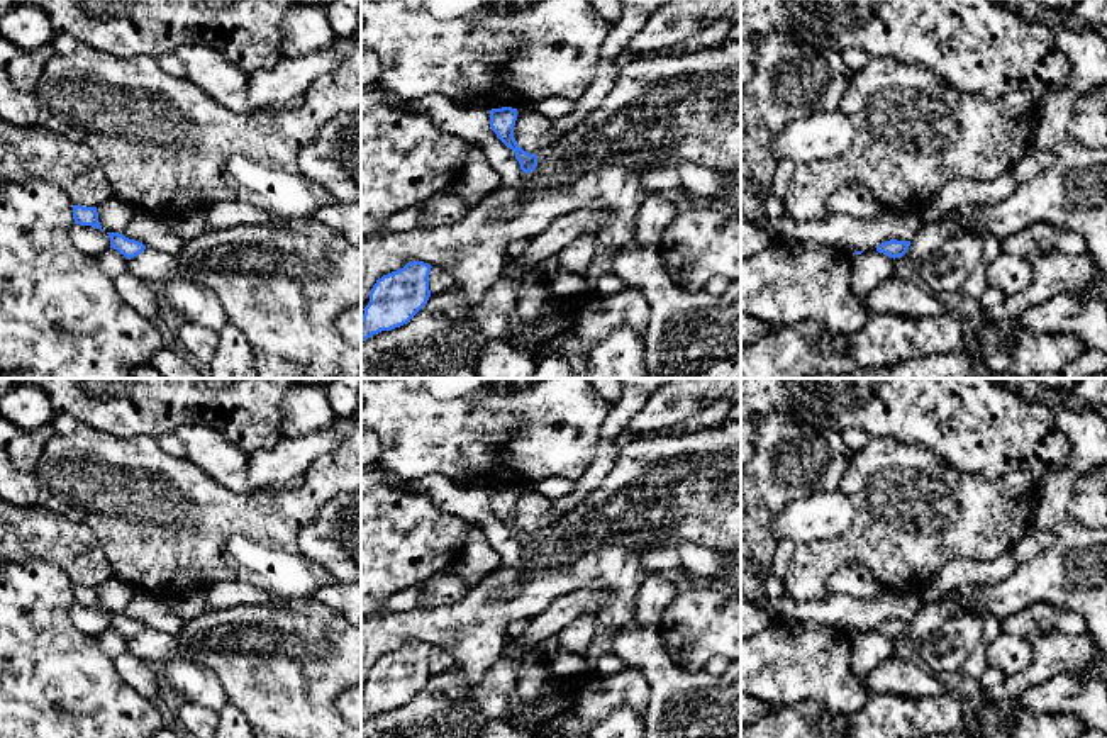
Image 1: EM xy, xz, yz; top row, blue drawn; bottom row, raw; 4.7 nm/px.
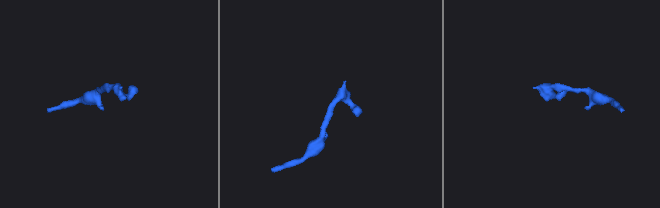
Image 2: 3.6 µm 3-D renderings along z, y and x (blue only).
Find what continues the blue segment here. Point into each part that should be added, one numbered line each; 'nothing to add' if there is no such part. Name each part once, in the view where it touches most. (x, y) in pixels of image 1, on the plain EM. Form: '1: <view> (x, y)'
nothing to add

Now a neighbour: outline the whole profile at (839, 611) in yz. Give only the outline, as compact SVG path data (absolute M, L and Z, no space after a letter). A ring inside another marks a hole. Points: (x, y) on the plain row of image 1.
M883 592L871 601L829 594L826 599L812 602L798 602L785 594L775 599L771 611L785 621L826 623L854 635L856 631L876 629L890 619L914 621L924 604L919 592Z

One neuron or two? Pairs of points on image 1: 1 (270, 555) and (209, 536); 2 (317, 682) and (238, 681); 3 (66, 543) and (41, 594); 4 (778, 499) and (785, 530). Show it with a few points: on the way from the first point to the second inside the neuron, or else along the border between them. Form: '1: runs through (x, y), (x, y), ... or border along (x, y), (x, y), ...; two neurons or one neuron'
1: runs through (255, 542), (250, 536), (224, 535); one neuron
2: runs through (297, 681), (258, 681); one neuron
3: border along (17, 560), (53, 562), (73, 584); two neurons
4: border along (816, 491), (794, 499), (773, 519), (777, 542); two neurons

